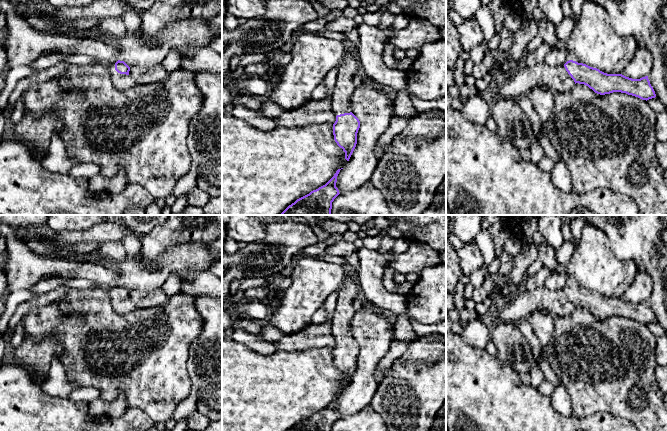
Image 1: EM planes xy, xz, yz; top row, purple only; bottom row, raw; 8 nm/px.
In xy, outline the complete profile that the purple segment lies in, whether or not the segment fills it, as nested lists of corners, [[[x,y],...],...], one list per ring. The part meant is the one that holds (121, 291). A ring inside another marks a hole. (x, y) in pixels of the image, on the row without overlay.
[[[118,284],[108,293],[111,305],[116,313],[124,315],[136,309],[134,303],[129,299],[130,291],[124,285]]]

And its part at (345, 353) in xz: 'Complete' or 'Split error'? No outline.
Split error

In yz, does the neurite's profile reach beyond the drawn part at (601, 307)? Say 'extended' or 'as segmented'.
extended

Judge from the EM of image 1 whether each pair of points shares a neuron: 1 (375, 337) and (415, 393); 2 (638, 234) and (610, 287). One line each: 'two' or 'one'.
1: two
2: two

